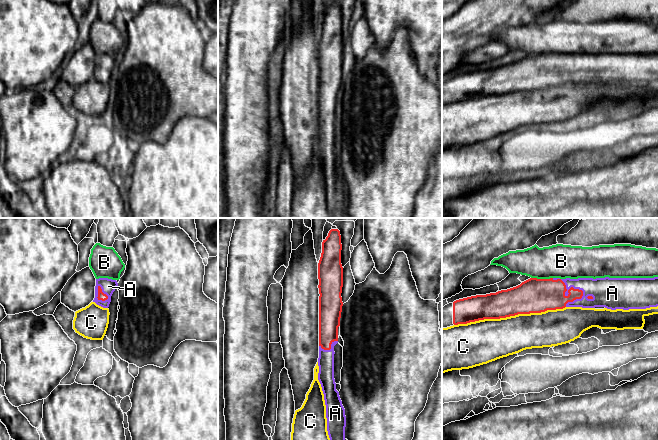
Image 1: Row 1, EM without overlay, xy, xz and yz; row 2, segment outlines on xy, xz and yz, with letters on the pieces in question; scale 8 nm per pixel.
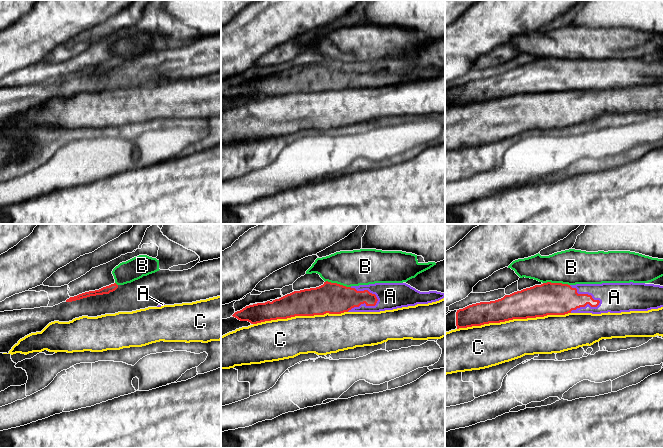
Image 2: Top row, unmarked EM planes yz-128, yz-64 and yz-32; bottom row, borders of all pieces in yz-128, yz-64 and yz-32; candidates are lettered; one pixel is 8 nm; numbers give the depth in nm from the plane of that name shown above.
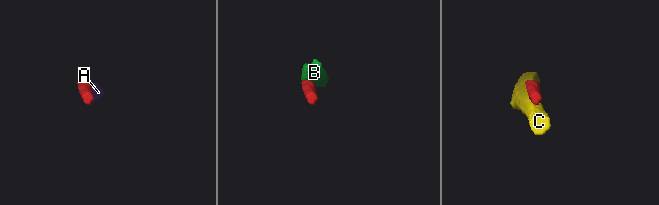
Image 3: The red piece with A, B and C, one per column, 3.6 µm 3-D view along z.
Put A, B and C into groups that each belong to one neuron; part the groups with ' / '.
A / B / C

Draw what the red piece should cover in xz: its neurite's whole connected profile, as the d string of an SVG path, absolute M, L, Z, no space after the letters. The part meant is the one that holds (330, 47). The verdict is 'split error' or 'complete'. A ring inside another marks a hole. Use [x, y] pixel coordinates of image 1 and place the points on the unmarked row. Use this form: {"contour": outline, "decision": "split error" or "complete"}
{"contour": "M332 2L322 18L318 39L319 55L319 134L318 156L326 181L327 207L330 218L345 218L345 185L334 155L334 122L338 119L338 103L342 88L343 43L341 11Z", "decision": "split error"}

